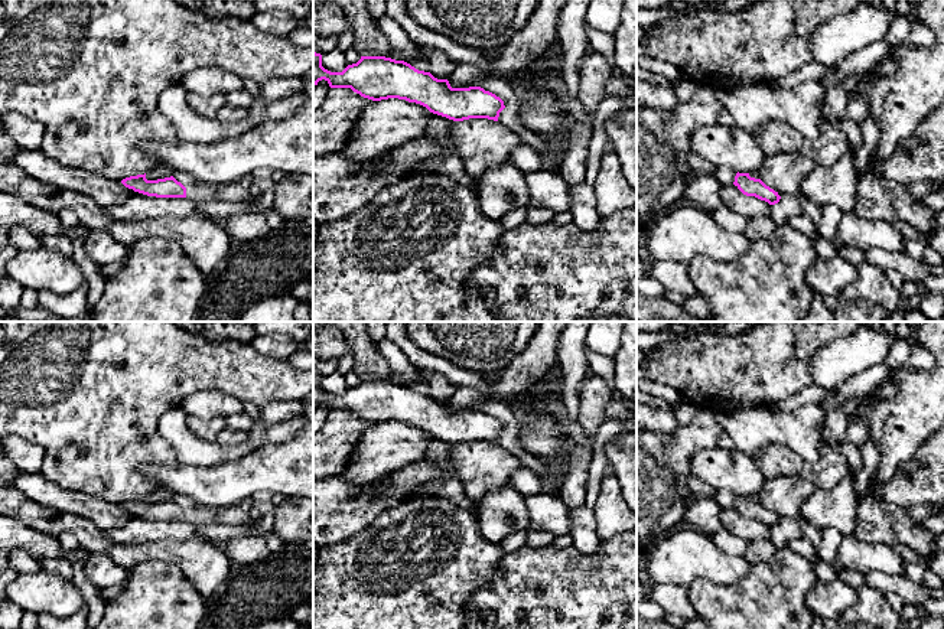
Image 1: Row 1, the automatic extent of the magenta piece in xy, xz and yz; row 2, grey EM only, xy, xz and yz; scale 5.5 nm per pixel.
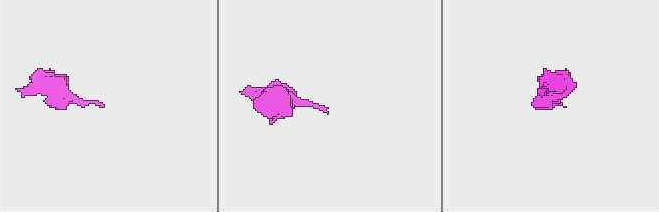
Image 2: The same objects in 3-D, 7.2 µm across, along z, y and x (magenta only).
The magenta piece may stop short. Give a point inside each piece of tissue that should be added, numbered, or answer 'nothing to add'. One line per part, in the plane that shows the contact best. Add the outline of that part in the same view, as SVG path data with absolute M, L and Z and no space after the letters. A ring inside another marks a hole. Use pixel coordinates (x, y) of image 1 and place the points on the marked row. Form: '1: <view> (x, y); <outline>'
1: xy (202, 192); M196 182L193 186L186 188L186 196L198 202L248 202L255 195L250 192L250 188L242 186L240 182L227 185L209 185Z

